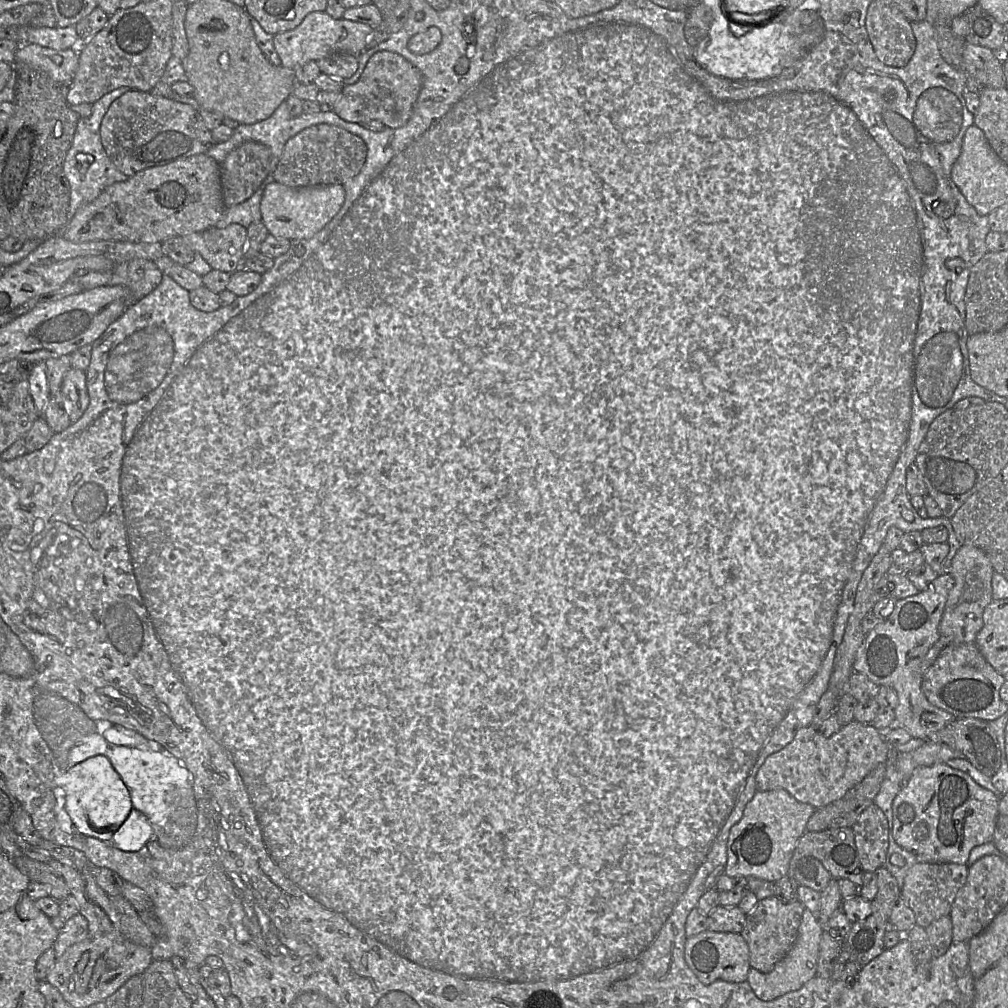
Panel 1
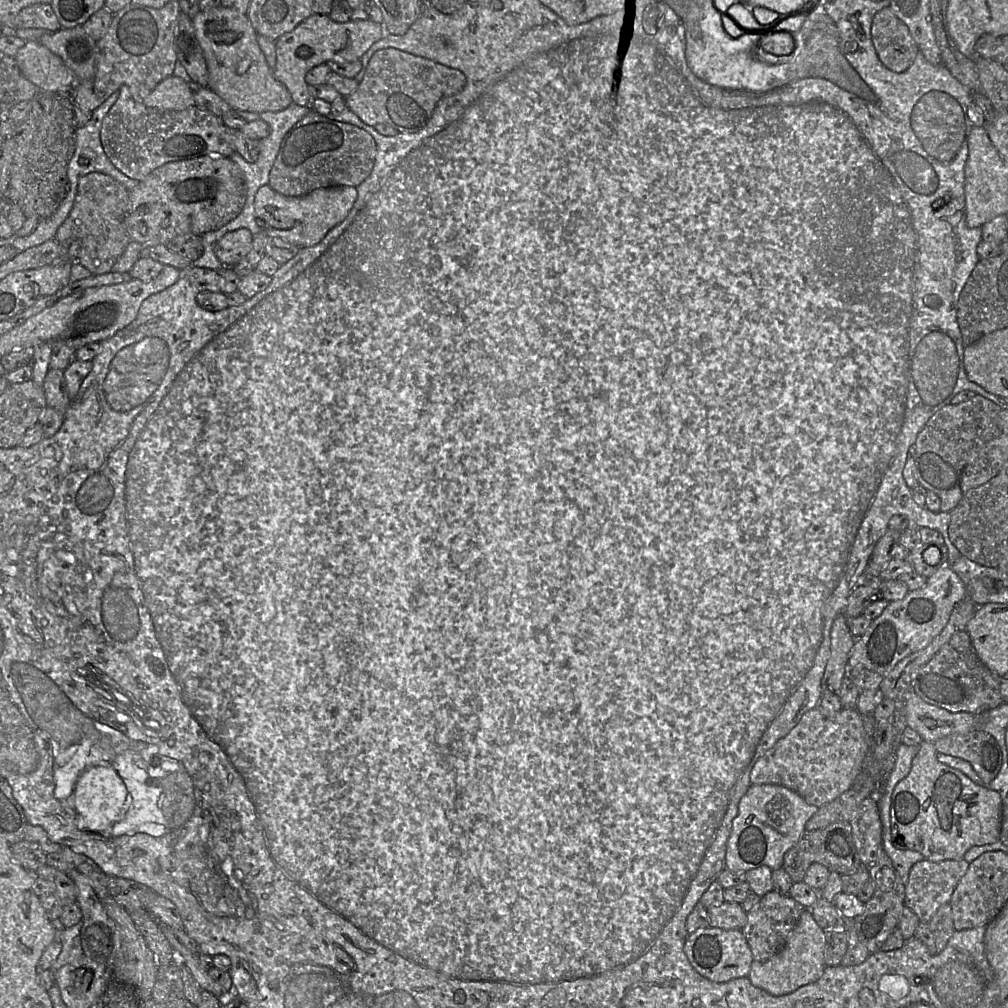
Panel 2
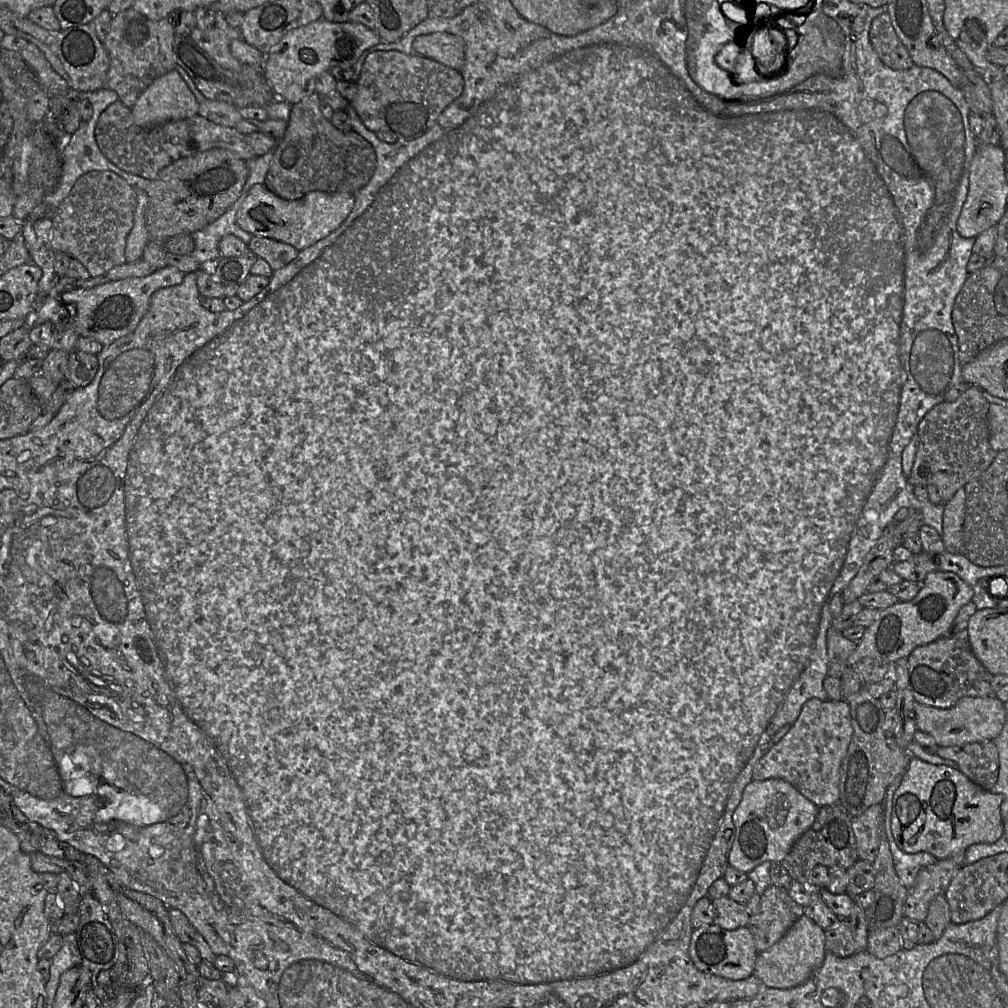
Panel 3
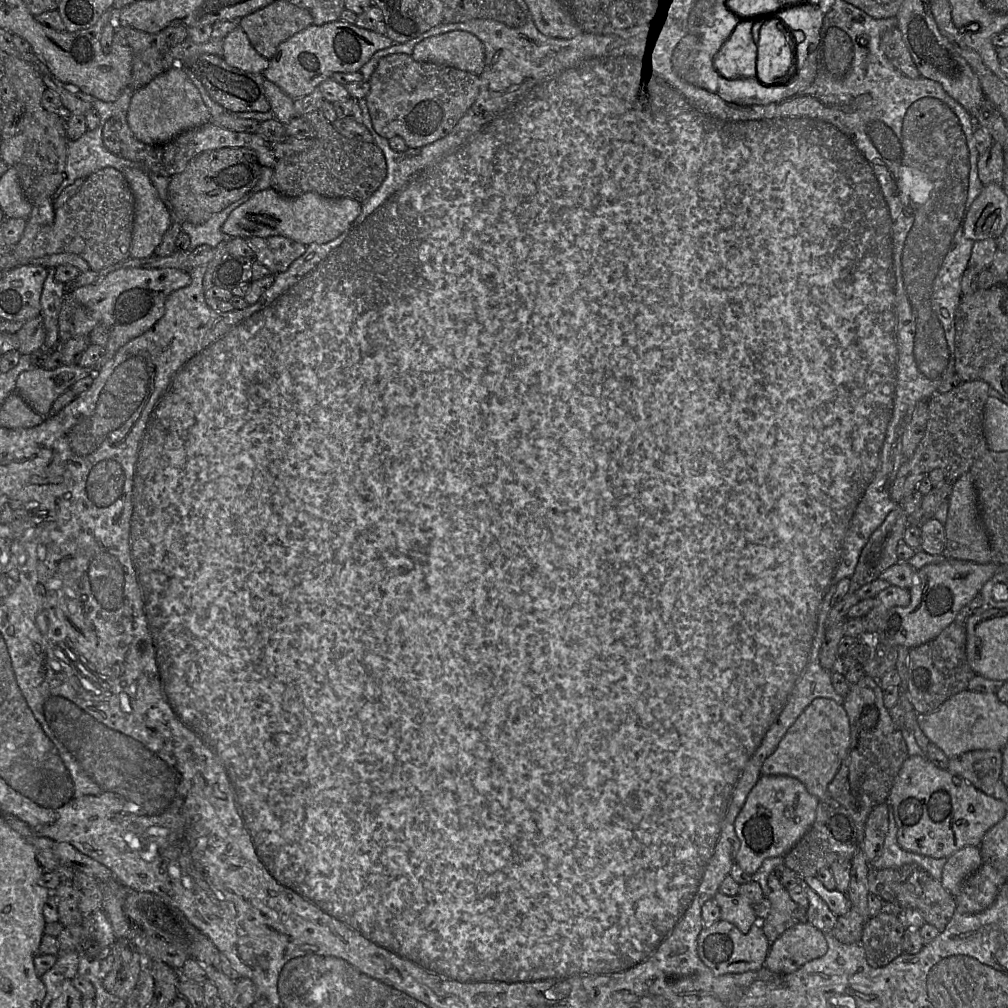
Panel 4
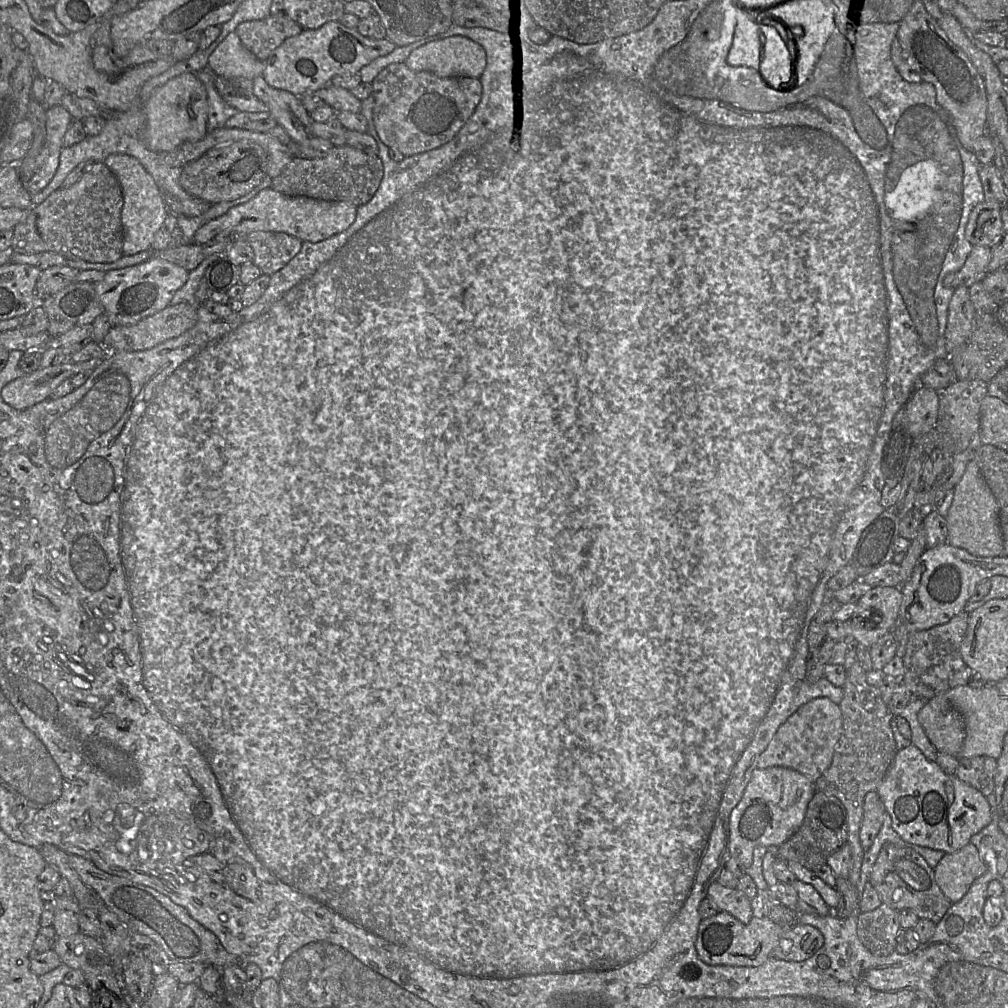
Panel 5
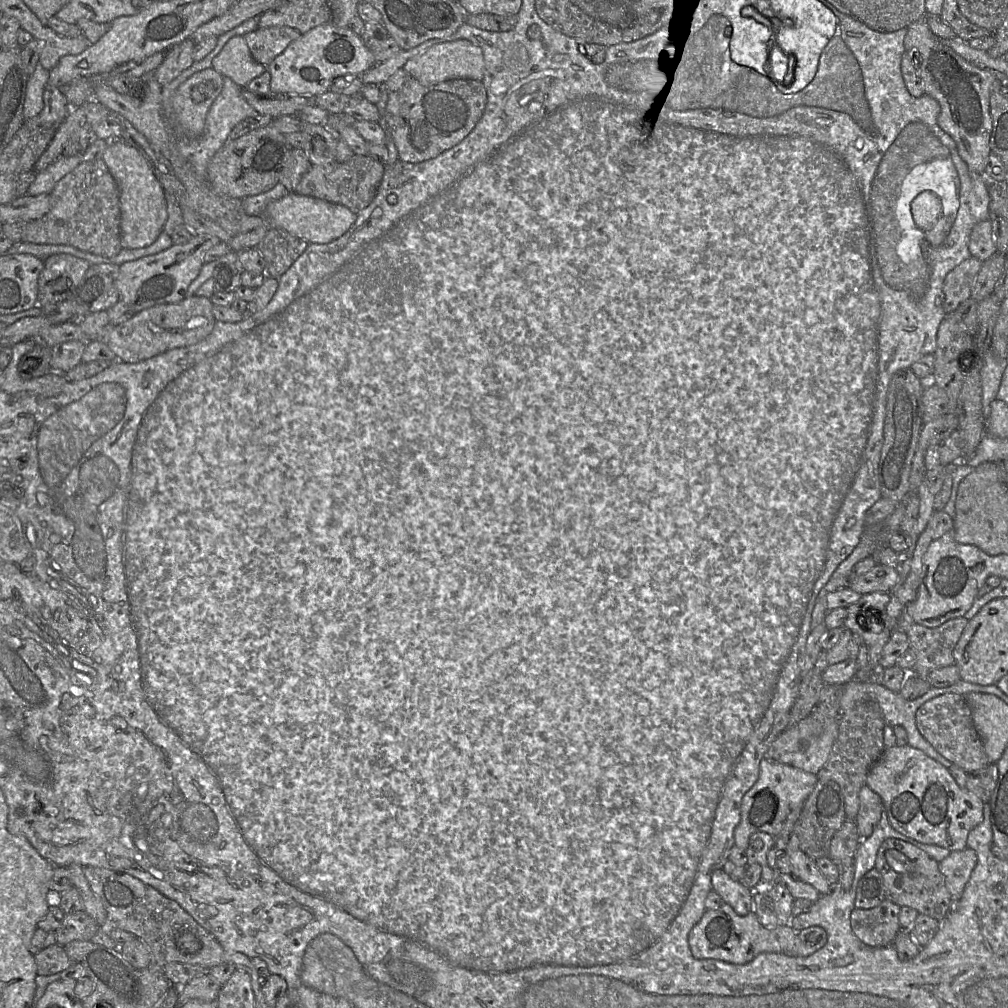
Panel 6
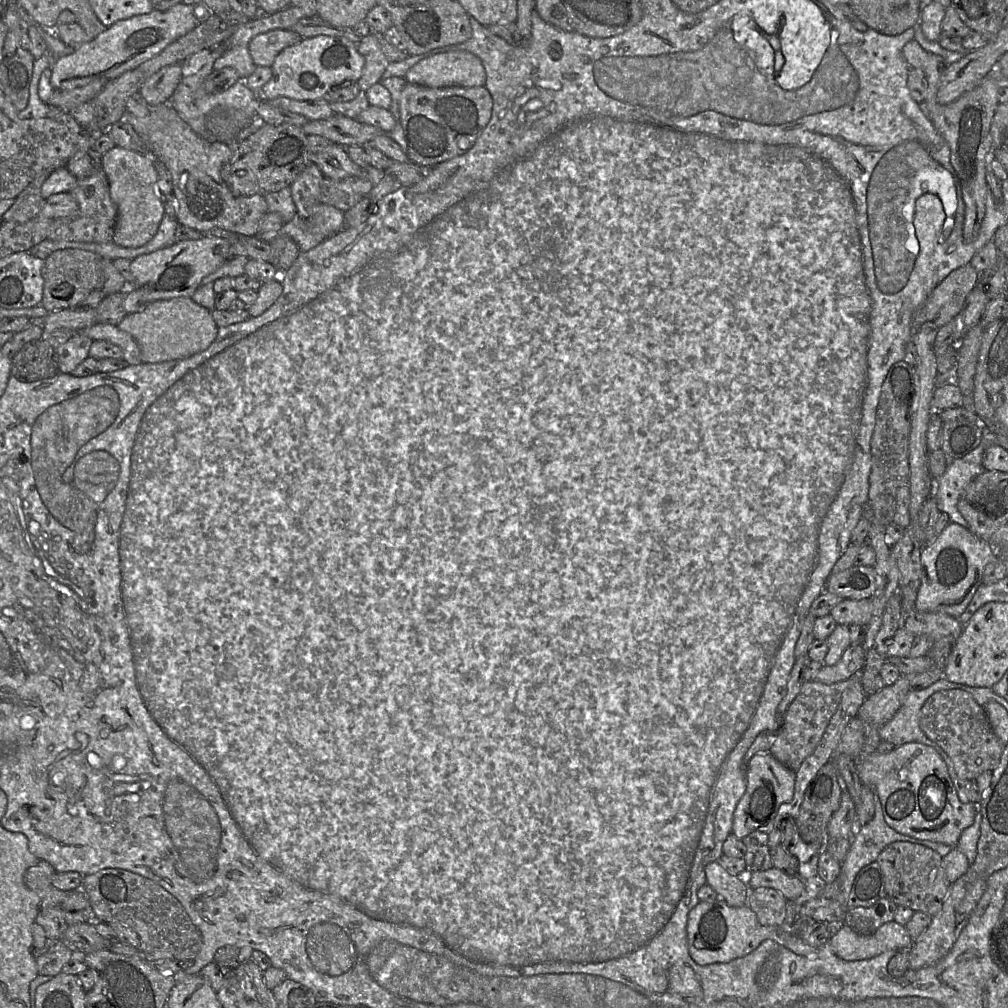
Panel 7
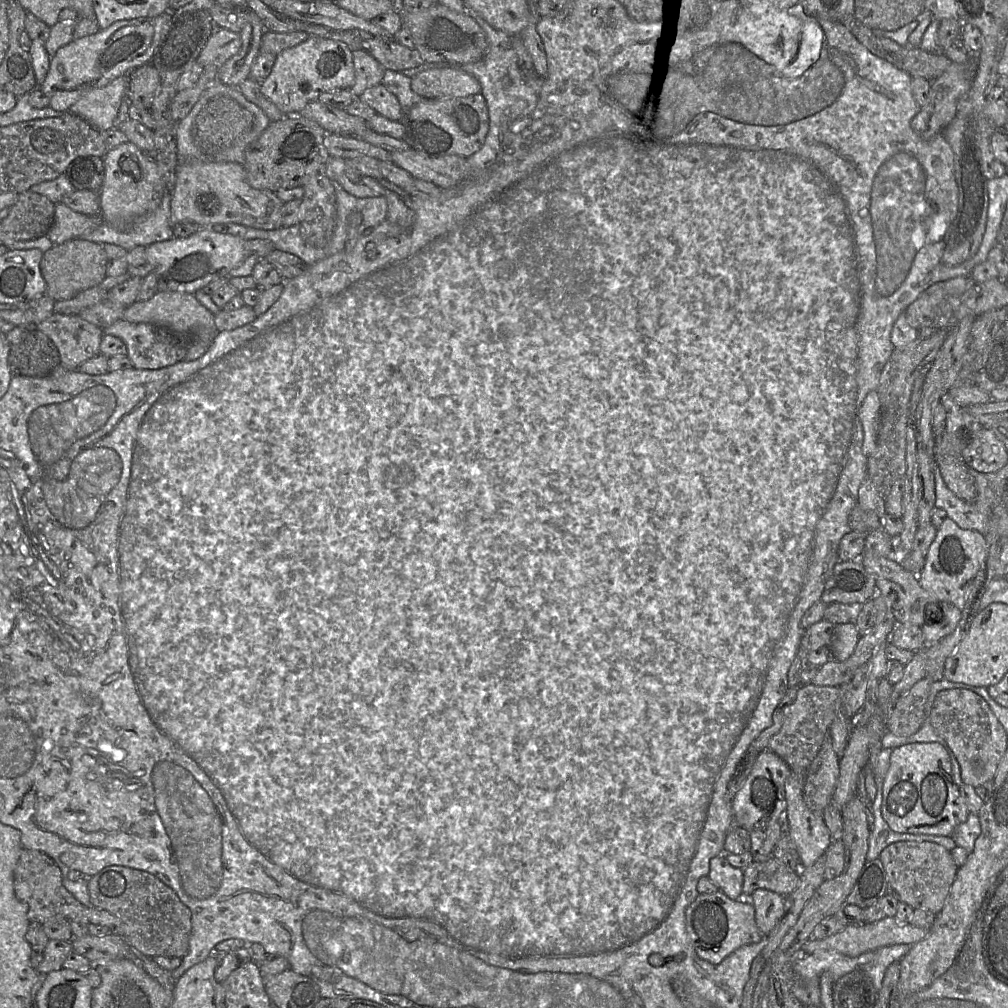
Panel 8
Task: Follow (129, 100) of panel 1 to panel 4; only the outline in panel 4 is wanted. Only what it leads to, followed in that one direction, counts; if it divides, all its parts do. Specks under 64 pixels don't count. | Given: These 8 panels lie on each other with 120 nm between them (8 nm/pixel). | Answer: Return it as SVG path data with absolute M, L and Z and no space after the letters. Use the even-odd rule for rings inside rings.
M117 114L107 120L102 128L102 142L111 153L127 160L143 164L152 173L159 176L171 177L181 172L187 163L196 155L221 148L248 148L253 150L261 166L272 168L277 159L271 148L271 142L256 133L235 132L207 123L196 128L184 131L172 140L159 144L145 144L135 138L131 132L125 114Z

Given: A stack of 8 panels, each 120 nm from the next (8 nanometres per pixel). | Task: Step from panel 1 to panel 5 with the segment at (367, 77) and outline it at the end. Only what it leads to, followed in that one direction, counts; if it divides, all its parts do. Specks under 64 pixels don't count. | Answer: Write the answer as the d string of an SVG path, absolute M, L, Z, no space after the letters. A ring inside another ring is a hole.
M392 63L372 81L375 105L373 121L381 140L405 157L438 148L449 142L472 116L482 98L482 83L475 77L439 77L428 71L413 71L405 63Z

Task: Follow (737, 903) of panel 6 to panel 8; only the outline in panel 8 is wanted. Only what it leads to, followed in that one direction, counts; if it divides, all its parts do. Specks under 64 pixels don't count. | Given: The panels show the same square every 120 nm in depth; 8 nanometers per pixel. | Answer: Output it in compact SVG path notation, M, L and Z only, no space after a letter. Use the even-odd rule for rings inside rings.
M725 854L711 859L708 877L729 898L748 898L743 897L743 870L733 867L727 861Z

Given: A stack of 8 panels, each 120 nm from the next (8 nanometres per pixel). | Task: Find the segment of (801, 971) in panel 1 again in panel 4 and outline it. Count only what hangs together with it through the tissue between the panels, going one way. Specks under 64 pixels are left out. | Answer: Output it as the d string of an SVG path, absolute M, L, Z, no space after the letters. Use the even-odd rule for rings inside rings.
M801 920L768 943L763 965L774 973L790 973L825 952L826 939L818 927Z

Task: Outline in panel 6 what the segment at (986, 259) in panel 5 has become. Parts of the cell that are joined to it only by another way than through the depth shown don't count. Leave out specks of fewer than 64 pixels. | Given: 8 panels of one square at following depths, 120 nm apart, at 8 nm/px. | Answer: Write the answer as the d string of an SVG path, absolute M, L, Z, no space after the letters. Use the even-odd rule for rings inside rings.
M970 256L947 273L943 282L946 314L954 312L963 301L970 298L972 285L983 262Z

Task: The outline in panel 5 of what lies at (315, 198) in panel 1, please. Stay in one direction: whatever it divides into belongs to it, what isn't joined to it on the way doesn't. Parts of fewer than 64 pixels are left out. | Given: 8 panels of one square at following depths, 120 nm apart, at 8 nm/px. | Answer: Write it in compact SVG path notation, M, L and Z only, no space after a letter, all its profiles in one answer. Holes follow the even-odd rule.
M273 188L264 189L252 200L231 208L195 233L192 243L205 244L217 235L247 236L256 231L284 232L302 241L319 242L346 230L356 219L357 206L345 201L325 201L306 196L287 196Z

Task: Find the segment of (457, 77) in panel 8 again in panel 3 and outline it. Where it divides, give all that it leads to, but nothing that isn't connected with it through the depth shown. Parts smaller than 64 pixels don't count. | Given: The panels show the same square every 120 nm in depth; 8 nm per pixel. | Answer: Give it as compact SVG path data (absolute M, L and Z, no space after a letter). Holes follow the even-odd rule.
M436 32L417 37L413 47L418 55L436 60L456 70L460 70L465 61L465 42L455 34Z

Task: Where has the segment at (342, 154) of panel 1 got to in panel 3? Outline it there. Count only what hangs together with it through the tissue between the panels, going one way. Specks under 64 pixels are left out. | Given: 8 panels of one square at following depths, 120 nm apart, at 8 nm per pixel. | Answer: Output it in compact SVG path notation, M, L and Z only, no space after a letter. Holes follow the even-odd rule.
M313 92L293 104L284 136L273 150L273 158L266 174L265 187L284 200L299 200L312 191L355 194L371 179L376 168L376 152L369 141L355 131L342 132L325 119L320 110L321 97Z

